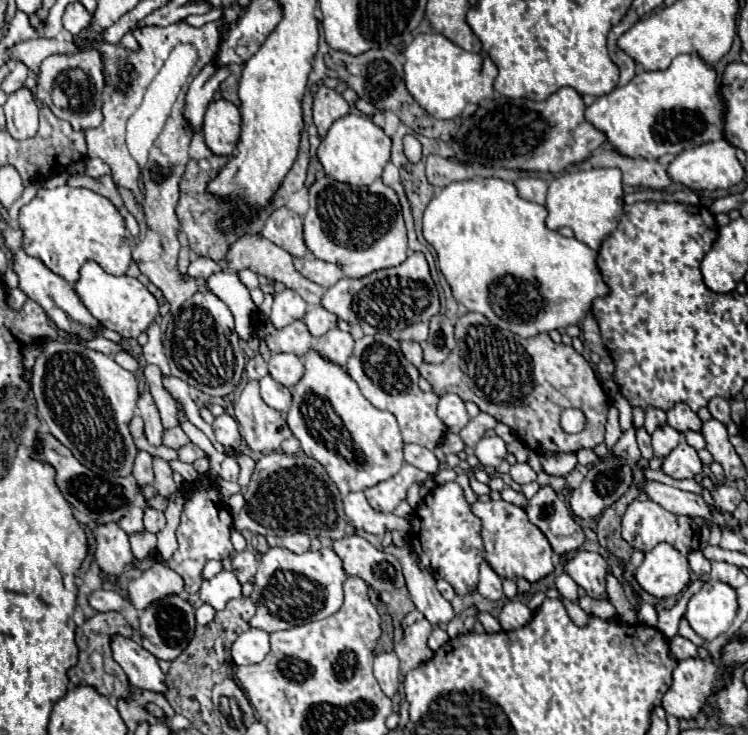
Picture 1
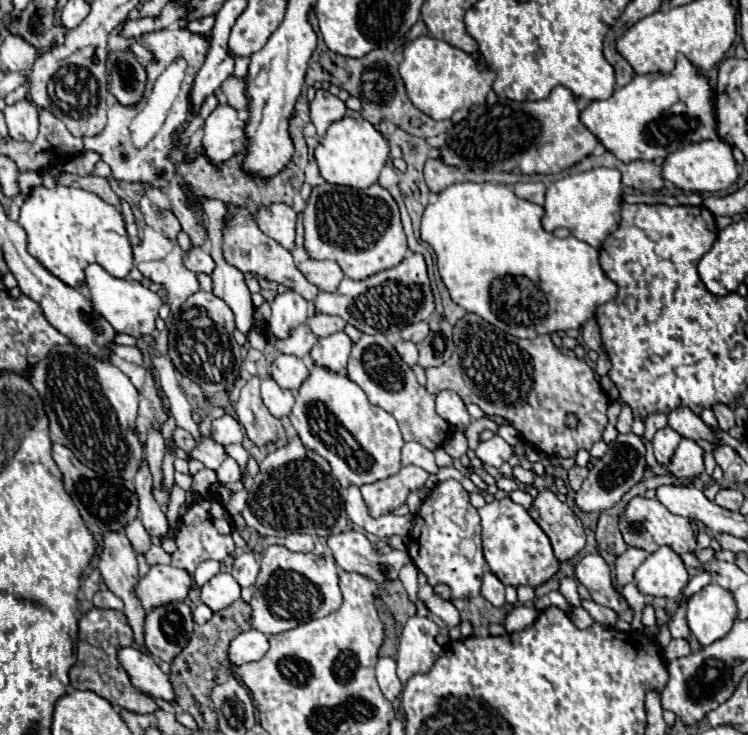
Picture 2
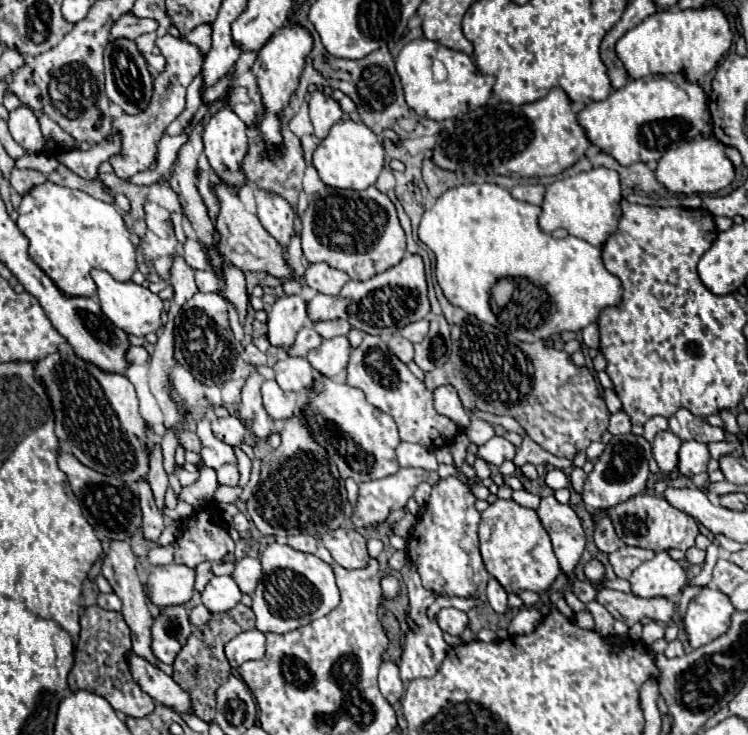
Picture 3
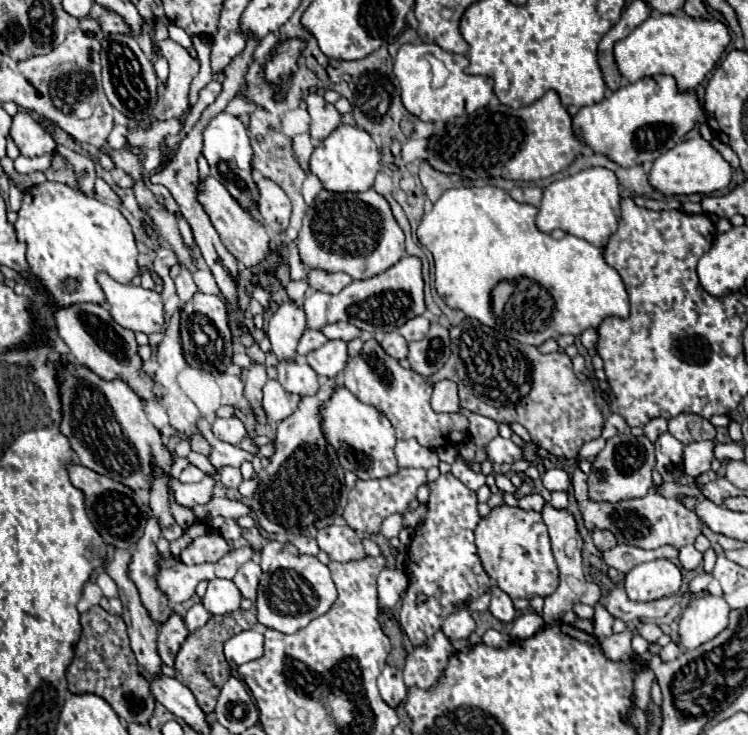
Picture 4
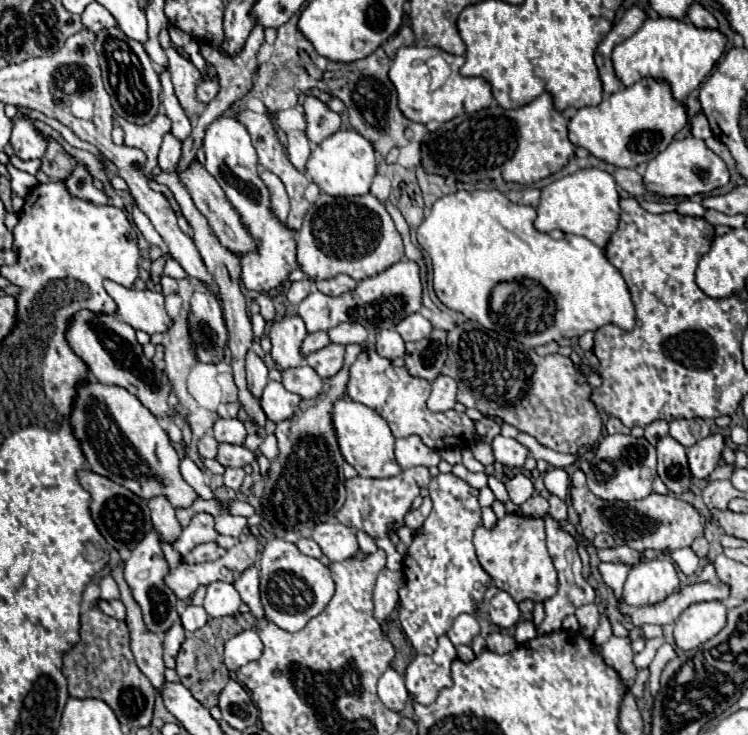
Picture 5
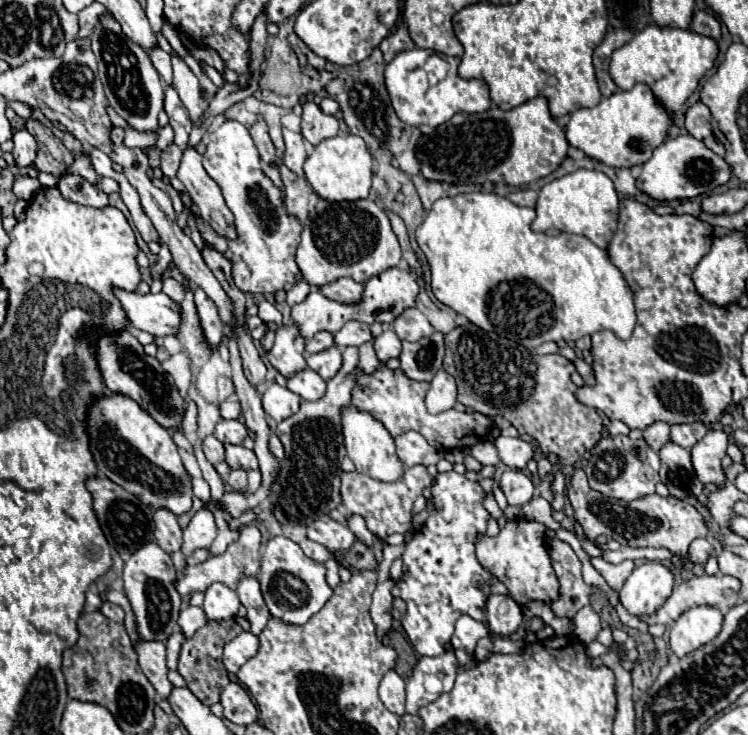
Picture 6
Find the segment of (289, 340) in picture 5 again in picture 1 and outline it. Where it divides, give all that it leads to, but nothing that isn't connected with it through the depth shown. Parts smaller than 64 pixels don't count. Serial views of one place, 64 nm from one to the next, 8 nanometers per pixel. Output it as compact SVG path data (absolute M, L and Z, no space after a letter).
M282 290L274 294L274 304L272 304L272 314L270 320L276 324L276 328L284 328L292 324L292 320L302 320L304 312L308 312L308 304L292 290Z

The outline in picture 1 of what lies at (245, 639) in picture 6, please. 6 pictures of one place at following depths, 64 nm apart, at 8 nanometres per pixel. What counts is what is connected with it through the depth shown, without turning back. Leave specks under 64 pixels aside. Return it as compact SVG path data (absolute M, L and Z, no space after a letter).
M250 628L246 632L242 632L236 642L232 644L232 660L234 664L256 664L262 662L264 656L270 650L270 642L268 642L268 634L264 630L256 630Z

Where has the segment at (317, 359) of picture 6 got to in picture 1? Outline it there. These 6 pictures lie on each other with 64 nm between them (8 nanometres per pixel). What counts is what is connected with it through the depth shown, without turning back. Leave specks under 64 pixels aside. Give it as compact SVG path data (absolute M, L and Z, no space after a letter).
M332 328L324 336L316 338L312 348L316 348L316 352L320 352L320 356L324 356L326 360L332 360L334 364L344 368L348 356L352 354L354 338L352 338L352 334L342 332L340 328Z

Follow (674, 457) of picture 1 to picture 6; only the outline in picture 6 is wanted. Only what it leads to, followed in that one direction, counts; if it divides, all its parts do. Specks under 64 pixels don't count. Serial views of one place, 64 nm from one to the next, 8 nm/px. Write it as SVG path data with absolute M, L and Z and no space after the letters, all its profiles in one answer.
M708 430L706 436L694 444L692 452L692 466L698 474L698 478L704 484L714 484L718 488L724 488L726 476L722 470L722 458L726 456L728 436L724 430Z

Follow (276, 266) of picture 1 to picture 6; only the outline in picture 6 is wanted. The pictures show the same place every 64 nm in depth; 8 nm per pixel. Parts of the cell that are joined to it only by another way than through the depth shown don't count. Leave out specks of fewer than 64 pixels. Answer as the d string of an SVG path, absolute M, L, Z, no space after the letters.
M186 146L182 150L182 162L178 168L178 180L186 186L192 202L198 204L200 216L222 236L234 238L234 216L228 210L220 186L206 174L202 166L202 156L196 152L196 148Z

